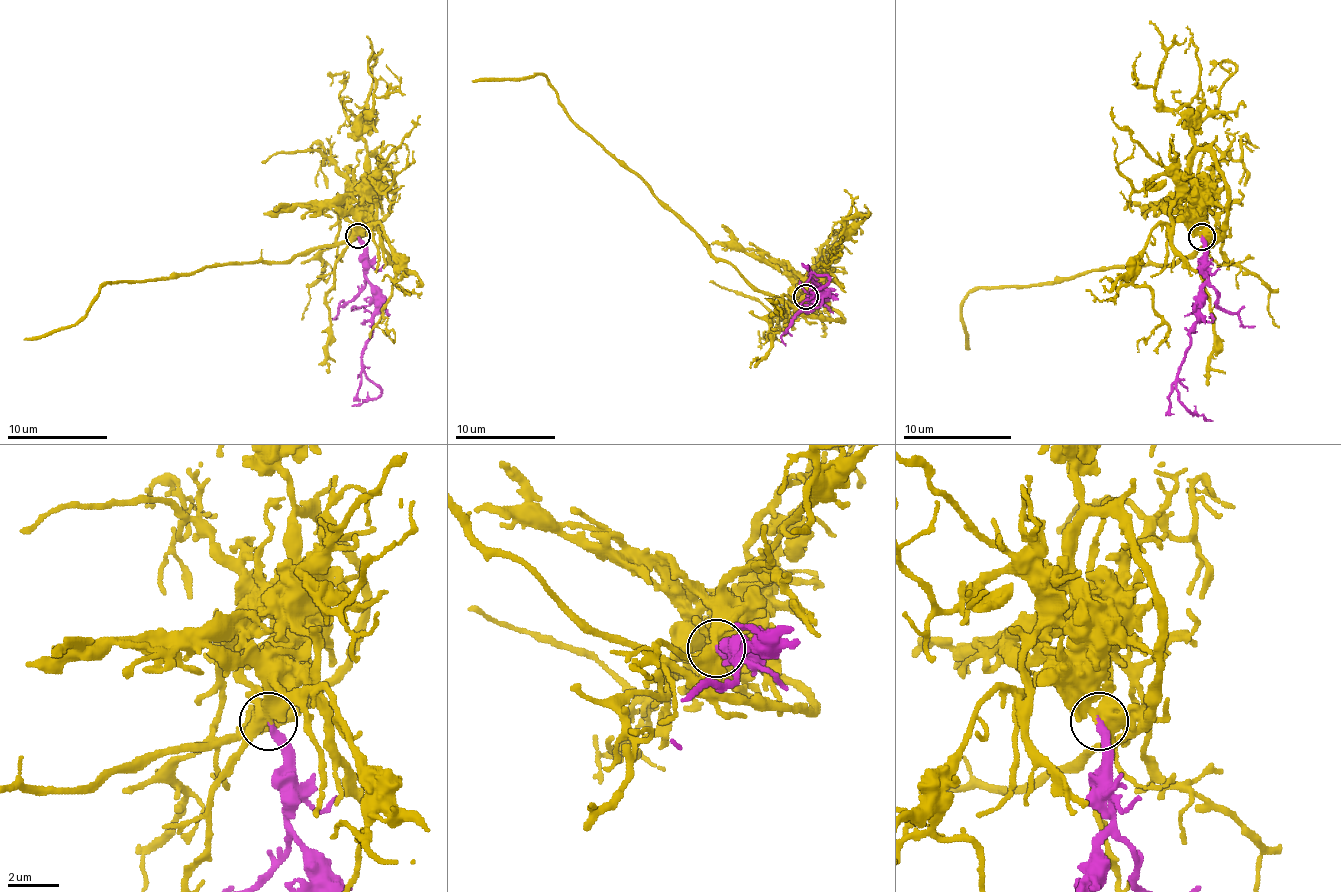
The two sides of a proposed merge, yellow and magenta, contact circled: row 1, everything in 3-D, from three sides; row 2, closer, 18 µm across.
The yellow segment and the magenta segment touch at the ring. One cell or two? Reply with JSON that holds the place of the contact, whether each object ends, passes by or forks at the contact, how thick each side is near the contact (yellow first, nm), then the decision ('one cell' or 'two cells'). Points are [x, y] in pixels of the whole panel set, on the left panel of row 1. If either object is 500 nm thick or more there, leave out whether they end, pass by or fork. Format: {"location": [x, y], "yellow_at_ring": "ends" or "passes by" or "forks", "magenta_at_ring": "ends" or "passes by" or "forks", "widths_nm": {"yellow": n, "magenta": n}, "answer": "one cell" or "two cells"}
{"location": [357, 236], "yellow_at_ring": "forks", "magenta_at_ring": "ends", "widths_nm": {"yellow": 400, "magenta": 280}, "answer": "one cell"}

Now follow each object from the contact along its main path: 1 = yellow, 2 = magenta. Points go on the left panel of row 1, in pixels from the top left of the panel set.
1: (357, 236), (309, 249), (287, 261), (214, 264), (189, 274), (107, 281), (87, 311), (69, 326), (24, 339)
2: (357, 236), (364, 251), (364, 279), (374, 299), (372, 339), (362, 356), (364, 374), (379, 394), (352, 406)

